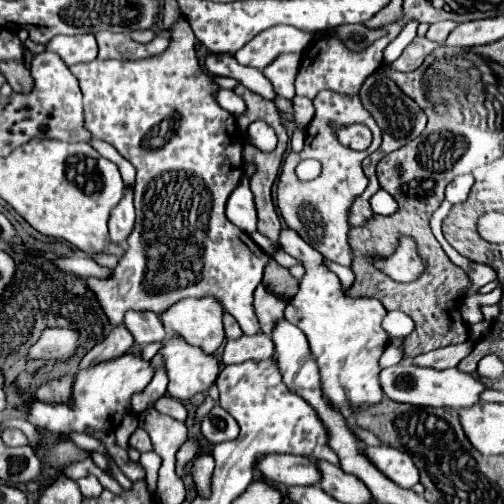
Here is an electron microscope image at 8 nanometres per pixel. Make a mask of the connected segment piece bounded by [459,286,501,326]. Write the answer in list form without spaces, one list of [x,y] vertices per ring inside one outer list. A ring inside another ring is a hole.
[[[499,286],[495,290],[491,290],[489,294],[477,294],[477,292],[475,294],[469,294],[469,296],[465,296],[459,302],[459,312],[461,312],[463,320],[469,326],[473,326],[473,324],[477,324],[477,322],[483,320],[483,314],[481,314],[479,306],[481,304],[497,304],[499,298],[501,298],[501,288]]]

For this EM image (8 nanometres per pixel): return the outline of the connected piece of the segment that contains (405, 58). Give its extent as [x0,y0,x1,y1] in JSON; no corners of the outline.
[391,36,439,70]

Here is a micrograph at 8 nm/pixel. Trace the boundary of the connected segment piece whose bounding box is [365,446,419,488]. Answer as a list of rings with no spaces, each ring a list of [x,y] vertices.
[[[381,446],[381,448],[367,448],[365,450],[369,460],[395,484],[403,488],[411,488],[419,482],[419,470],[413,464],[411,456],[407,452],[395,450],[391,446]]]

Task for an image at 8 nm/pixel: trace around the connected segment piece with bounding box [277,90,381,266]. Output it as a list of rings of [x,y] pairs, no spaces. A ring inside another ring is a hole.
[[[323,90],[313,98],[313,106],[315,106],[315,116],[305,128],[303,150],[301,152],[289,150],[287,156],[283,158],[279,184],[277,184],[277,208],[285,224],[291,230],[299,232],[299,236],[303,236],[303,240],[307,240],[307,244],[311,244],[315,250],[319,250],[325,256],[325,260],[337,262],[341,266],[351,266],[353,262],[353,252],[349,246],[351,224],[347,222],[347,216],[351,204],[355,202],[357,196],[363,194],[367,186],[367,178],[361,170],[361,162],[379,148],[381,130],[377,128],[373,116],[361,106],[359,96],[343,96],[331,90]],[[349,124],[365,124],[371,130],[373,140],[367,150],[357,152],[339,142],[335,134],[337,128]],[[305,158],[313,158],[321,164],[321,174],[315,180],[303,182],[295,174],[295,166]]]

